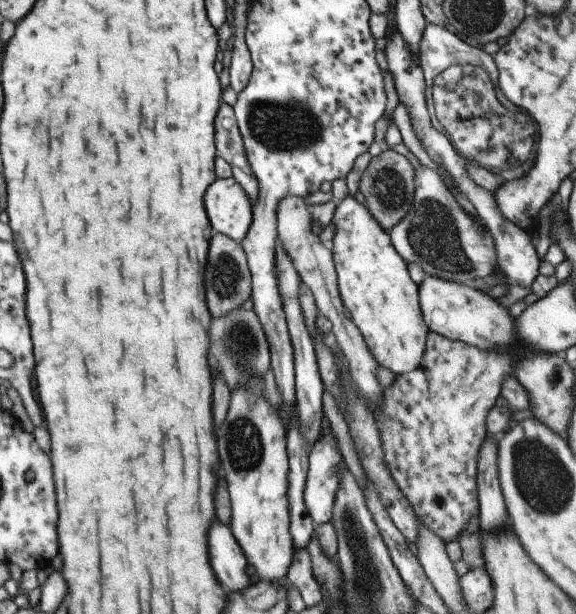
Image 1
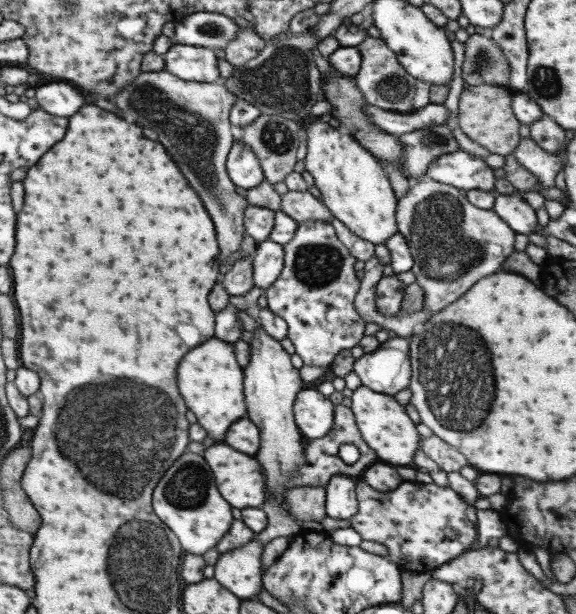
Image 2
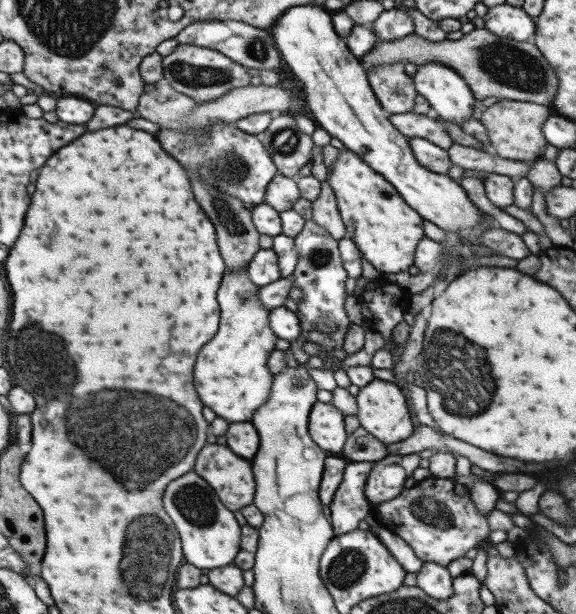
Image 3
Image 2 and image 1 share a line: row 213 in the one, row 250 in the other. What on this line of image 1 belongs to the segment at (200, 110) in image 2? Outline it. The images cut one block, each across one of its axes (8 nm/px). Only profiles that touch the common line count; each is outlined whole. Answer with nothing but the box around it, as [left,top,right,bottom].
[204,234,251,316]

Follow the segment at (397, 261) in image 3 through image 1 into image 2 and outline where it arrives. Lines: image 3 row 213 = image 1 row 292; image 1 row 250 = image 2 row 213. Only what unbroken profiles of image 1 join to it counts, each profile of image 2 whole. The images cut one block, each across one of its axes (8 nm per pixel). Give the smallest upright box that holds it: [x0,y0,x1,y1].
[302,118,399,245]

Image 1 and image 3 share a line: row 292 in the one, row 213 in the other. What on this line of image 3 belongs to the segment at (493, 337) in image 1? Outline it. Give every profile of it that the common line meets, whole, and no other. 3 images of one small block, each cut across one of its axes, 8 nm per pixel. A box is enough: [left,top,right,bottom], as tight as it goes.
[269,6,485,232]

